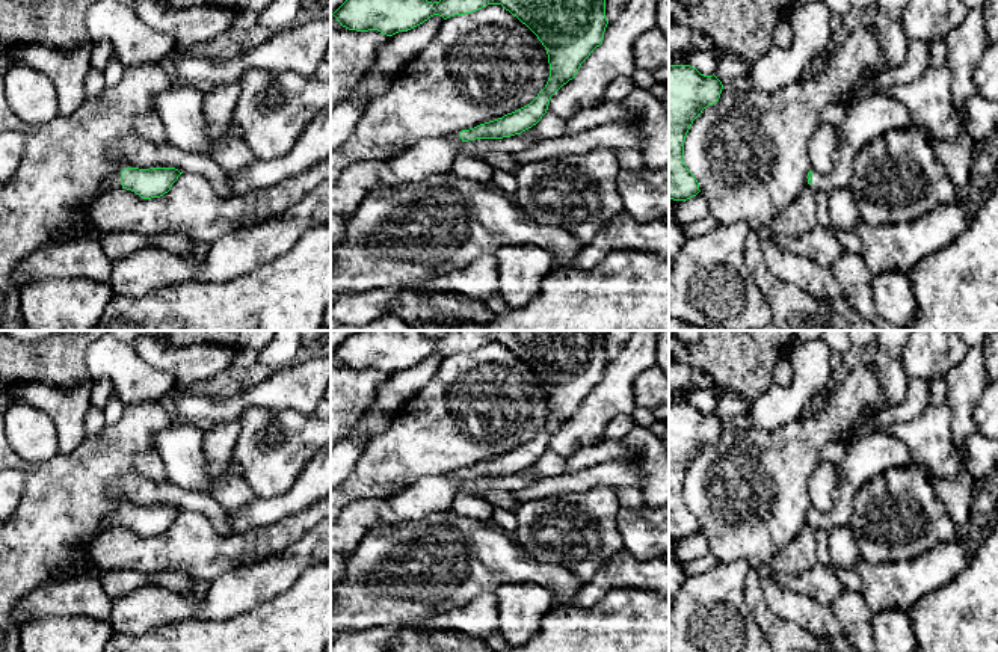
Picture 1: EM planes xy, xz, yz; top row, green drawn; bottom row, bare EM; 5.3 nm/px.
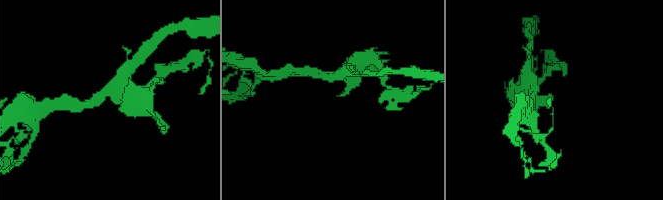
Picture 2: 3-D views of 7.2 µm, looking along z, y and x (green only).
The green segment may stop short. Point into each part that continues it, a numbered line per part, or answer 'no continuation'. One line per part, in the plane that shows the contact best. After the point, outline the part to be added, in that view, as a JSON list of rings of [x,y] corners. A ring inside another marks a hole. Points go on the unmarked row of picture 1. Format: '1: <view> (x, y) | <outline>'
1: yz (870, 456) | [[[877,432],[846,442],[846,459],[836,465],[836,484],[833,507],[829,513],[812,509],[812,521],[806,524],[814,530],[830,531],[849,525],[853,513],[856,492],[871,478],[891,468],[906,468],[913,463],[907,447],[897,438]]]

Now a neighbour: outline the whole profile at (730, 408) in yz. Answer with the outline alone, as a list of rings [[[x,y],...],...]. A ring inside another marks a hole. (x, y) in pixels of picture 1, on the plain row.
[[[725,389],[717,401],[714,414],[722,420],[722,423],[740,421],[750,409],[752,403],[729,389]]]

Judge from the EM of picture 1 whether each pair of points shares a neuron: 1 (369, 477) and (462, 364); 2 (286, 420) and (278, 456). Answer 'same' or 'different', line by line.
1: same
2: same

